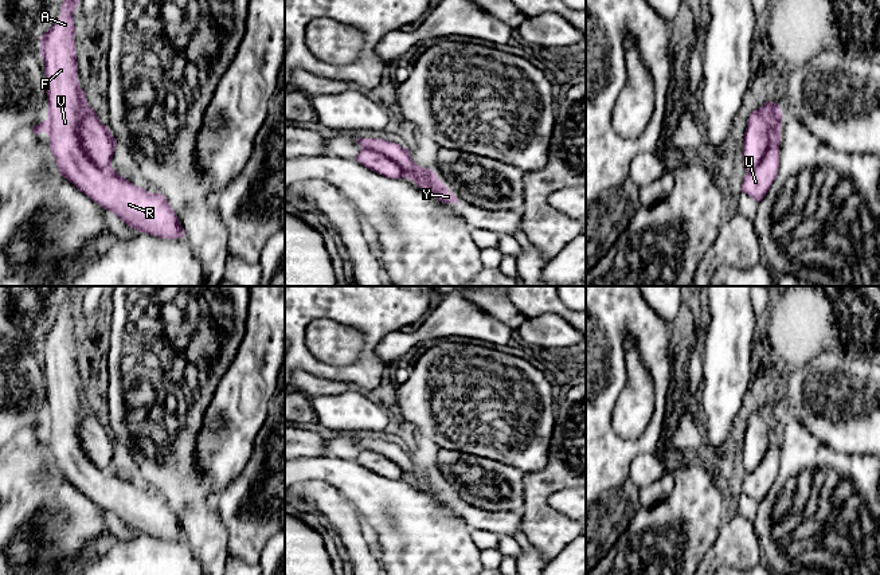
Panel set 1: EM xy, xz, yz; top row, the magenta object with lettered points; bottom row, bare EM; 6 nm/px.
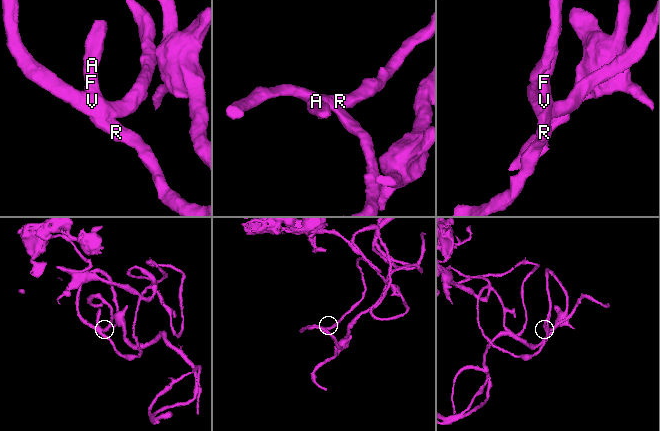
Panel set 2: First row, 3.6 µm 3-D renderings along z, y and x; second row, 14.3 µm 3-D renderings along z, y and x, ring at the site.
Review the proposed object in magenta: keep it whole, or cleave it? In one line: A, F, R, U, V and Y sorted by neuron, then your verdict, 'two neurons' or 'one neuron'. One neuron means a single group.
A F R U V Y | one neuron

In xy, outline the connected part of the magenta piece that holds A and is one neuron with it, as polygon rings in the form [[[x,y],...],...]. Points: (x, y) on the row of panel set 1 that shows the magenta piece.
[[[63,0],[56,23],[40,38],[47,118],[32,130],[48,134],[60,175],[130,228],[165,239],[185,238],[164,195],[134,185],[112,168],[117,141],[87,105],[78,82],[73,16],[78,4]]]

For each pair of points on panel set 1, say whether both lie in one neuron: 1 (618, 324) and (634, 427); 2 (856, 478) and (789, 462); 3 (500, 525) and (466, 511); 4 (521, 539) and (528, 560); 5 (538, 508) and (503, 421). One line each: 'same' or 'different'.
1: different
2: same
3: same
4: same
5: different

